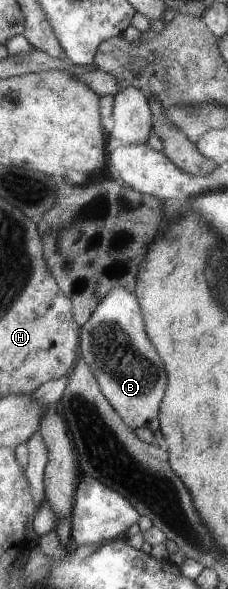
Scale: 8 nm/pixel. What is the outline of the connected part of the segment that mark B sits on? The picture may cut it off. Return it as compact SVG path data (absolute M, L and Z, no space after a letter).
M125 286L109 290L89 320L80 326L80 357L92 368L105 398L133 430L141 427L159 430L159 406L167 374L145 334L139 302Z

